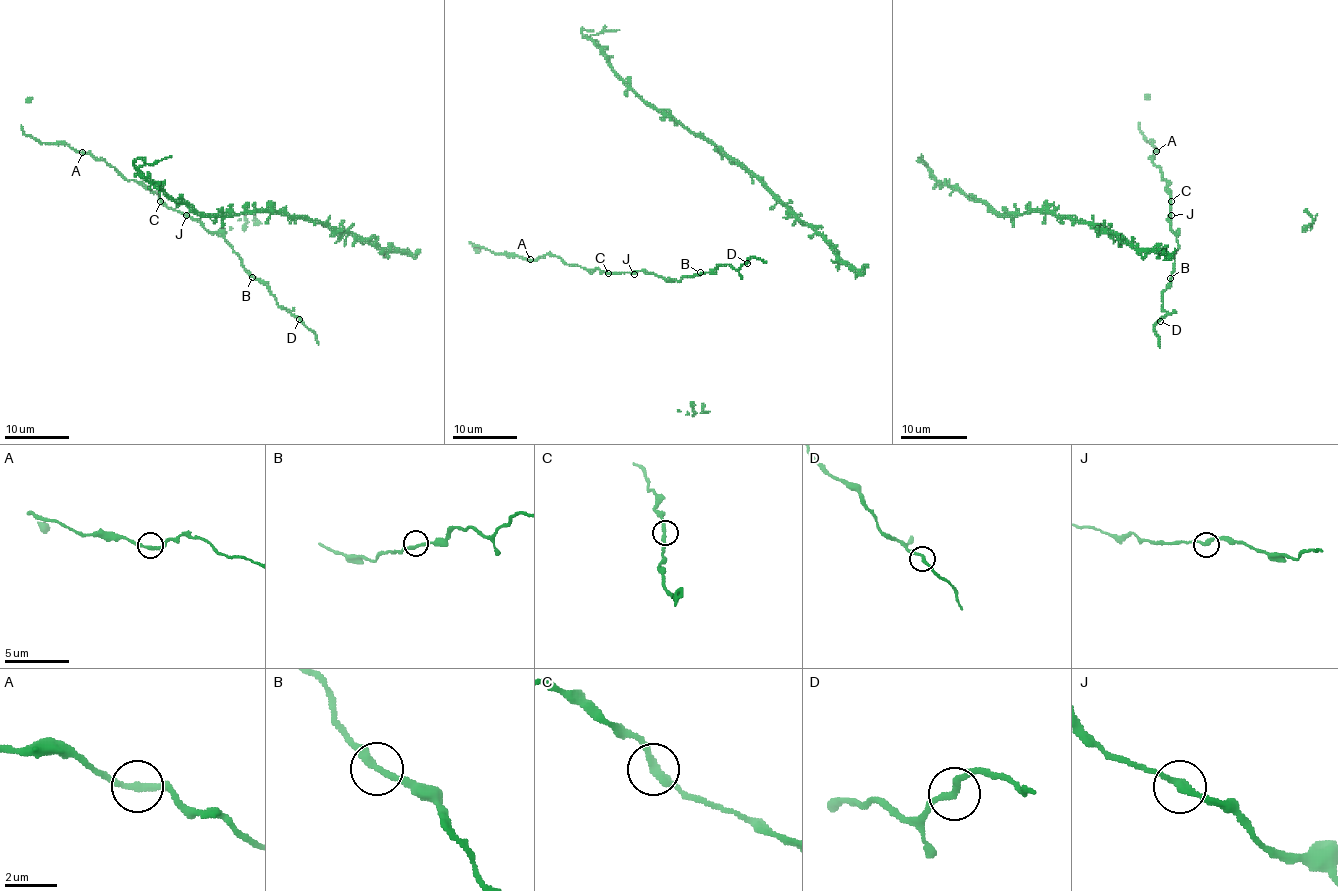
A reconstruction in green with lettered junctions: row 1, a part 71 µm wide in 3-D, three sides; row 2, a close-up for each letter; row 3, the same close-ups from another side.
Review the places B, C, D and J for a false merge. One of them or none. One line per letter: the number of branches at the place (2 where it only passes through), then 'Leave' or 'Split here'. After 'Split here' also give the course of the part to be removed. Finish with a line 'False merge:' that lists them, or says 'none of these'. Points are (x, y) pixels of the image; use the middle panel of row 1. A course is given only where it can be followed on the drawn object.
B: Branches: 2. Leave
C: Branches: 2. Leave
D: Branches: 2. Leave
J: Branches: 2. Leave
False merge: none of these

